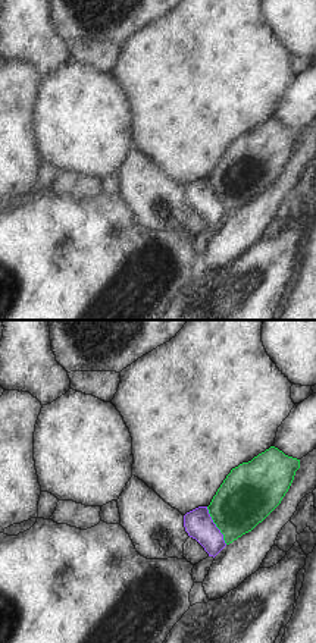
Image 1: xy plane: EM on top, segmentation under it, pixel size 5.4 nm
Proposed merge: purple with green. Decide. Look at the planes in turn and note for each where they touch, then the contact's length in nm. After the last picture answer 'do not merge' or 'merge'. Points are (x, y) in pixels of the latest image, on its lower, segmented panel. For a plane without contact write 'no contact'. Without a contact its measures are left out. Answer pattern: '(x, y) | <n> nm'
(215, 526) | 240 nm

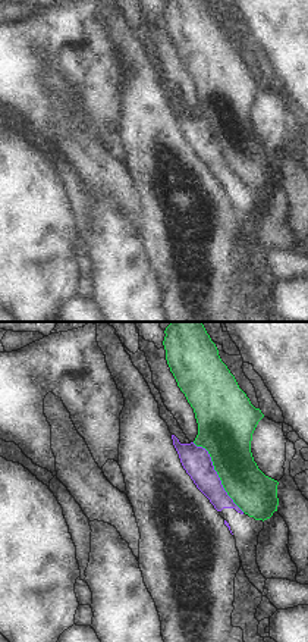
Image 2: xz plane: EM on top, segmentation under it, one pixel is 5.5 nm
(217, 475) | 480 nm

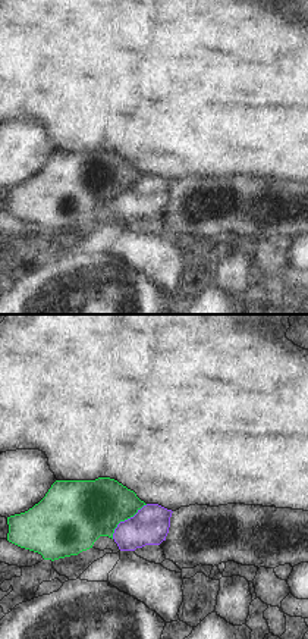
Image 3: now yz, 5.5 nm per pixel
(125, 520) | 280 nm

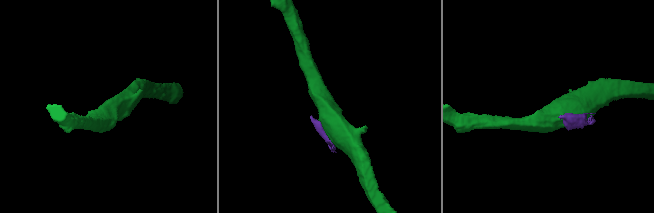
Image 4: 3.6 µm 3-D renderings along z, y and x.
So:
do not merge

